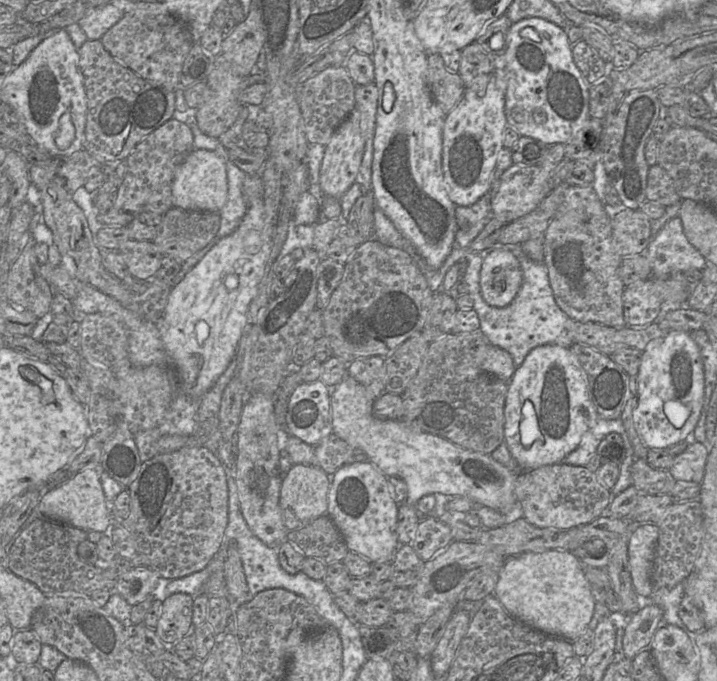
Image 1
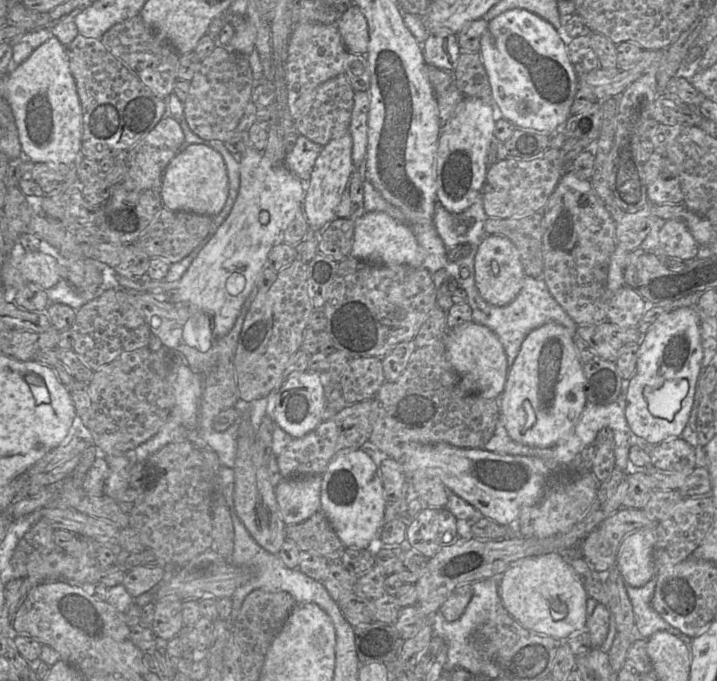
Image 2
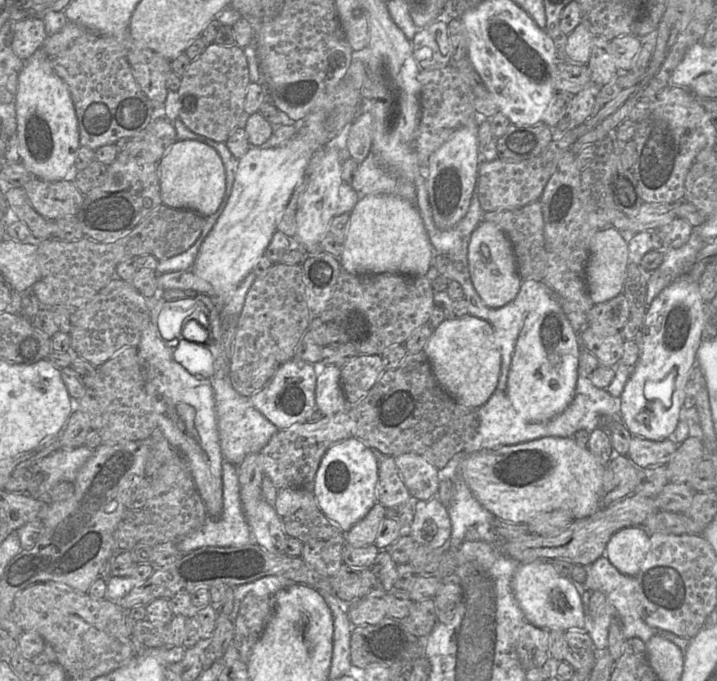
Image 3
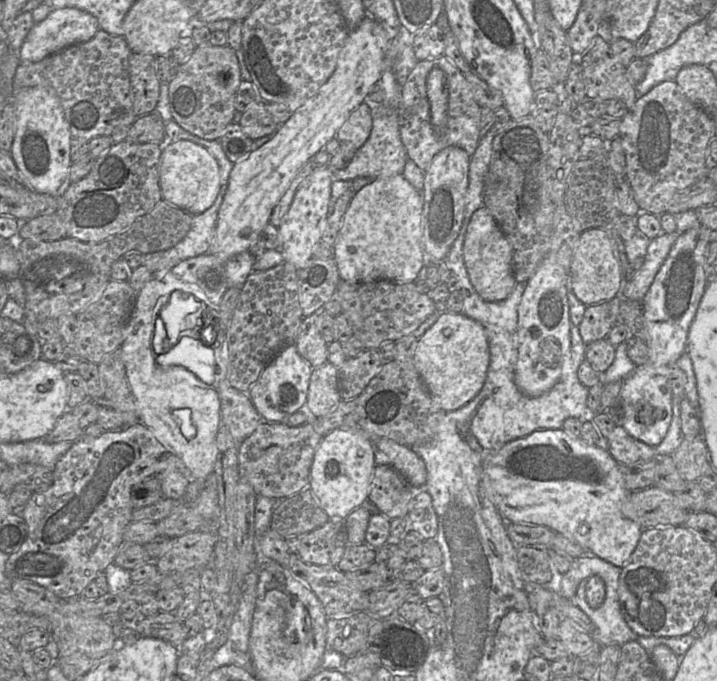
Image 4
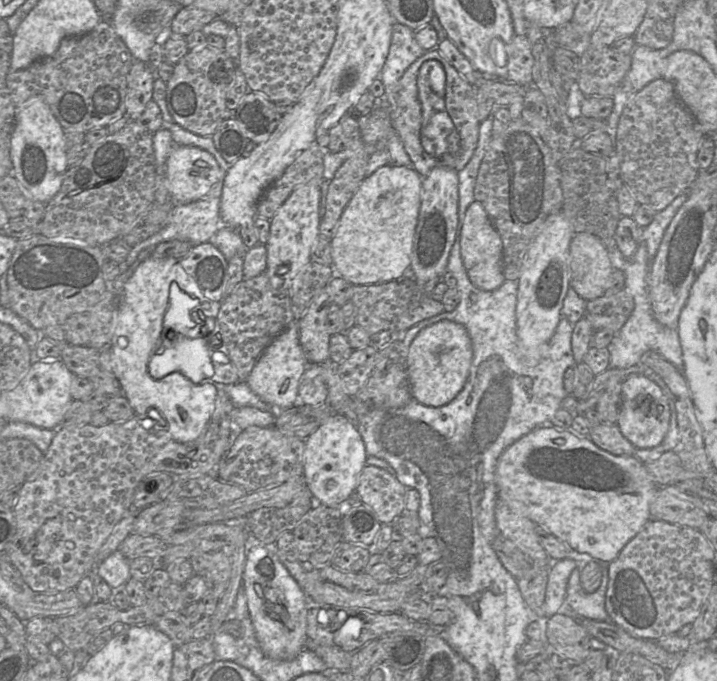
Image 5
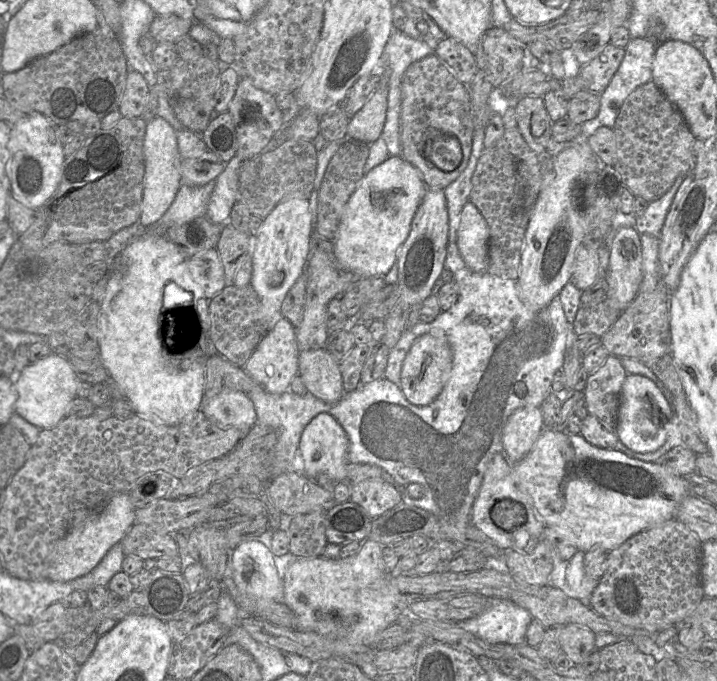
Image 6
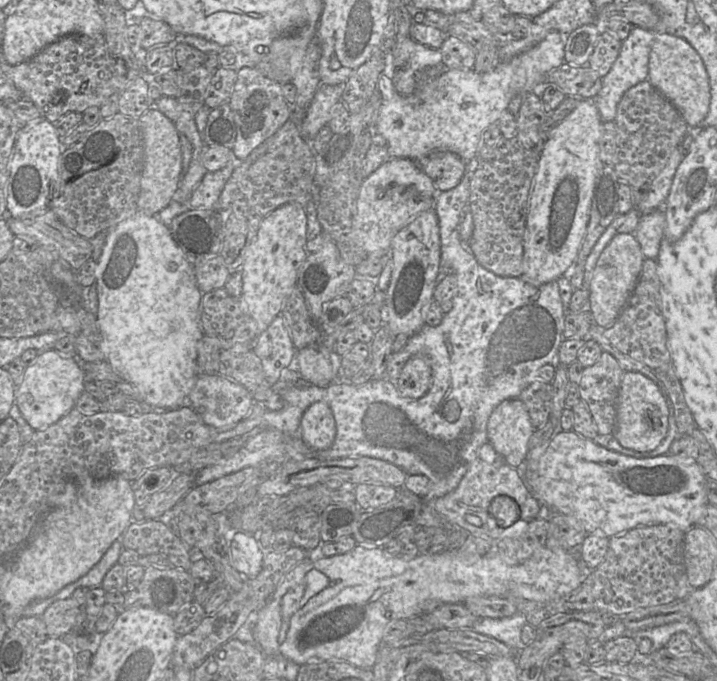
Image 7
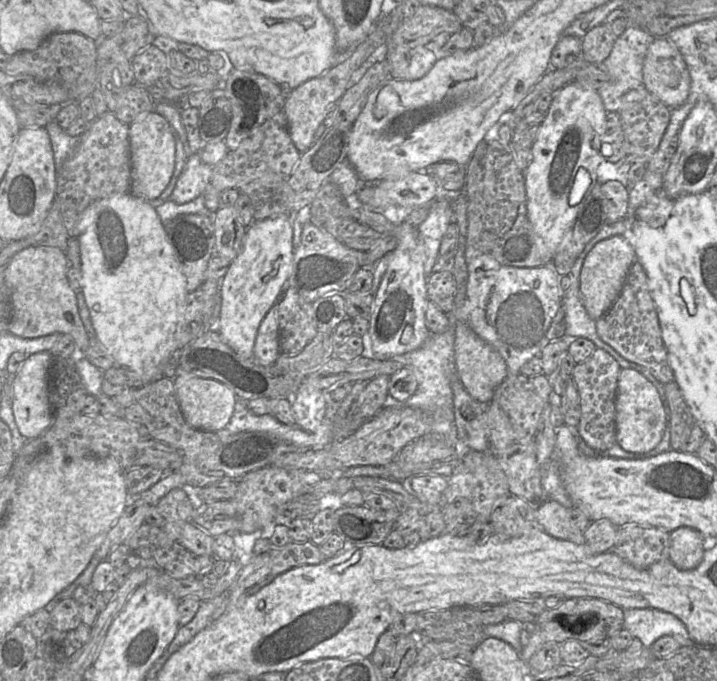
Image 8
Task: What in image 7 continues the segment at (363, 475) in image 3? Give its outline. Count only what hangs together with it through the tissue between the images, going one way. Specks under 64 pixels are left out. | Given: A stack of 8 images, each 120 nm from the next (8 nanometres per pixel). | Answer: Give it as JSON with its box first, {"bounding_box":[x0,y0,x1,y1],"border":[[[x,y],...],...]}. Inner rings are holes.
{"bounding_box":[300,402,336,450],"border":[[[324,402],[310,405],[301,418],[300,438],[314,450],[330,448],[336,436],[336,423],[330,407]]]}

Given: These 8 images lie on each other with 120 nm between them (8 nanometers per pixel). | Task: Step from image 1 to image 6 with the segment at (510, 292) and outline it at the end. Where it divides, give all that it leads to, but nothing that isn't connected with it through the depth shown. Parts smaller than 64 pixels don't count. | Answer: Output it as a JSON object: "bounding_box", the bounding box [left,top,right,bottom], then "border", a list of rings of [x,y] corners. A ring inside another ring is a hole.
{"bounding_box":[457,202,489,272],"border":[[[466,202],[457,232],[459,252],[466,265],[475,272],[487,272],[489,228],[478,208]]]}

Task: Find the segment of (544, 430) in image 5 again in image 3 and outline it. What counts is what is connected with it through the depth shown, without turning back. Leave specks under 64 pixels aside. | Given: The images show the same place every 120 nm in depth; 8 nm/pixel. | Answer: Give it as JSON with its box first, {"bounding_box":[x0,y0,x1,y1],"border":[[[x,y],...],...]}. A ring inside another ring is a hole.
{"bounding_box":[458,437,650,577],"border":[[[543,437],[463,456],[458,474],[495,518],[527,525],[534,517],[565,510],[574,520],[597,512],[606,469],[572,437]],[[642,526],[620,529],[609,539],[604,555],[622,574],[635,577],[650,547],[650,533]]]}

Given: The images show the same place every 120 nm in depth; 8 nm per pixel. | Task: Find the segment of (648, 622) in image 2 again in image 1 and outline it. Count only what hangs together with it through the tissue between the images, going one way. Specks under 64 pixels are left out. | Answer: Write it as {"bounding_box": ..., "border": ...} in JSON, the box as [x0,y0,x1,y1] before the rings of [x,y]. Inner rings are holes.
{"bounding_box":[650,584,698,641],"border":[[[678,584],[671,589],[658,588],[653,589],[650,603],[659,606],[663,611],[663,621],[665,624],[675,625],[686,632],[686,634],[695,641],[698,633],[690,632],[679,618],[679,606],[684,596],[683,584]]]}

